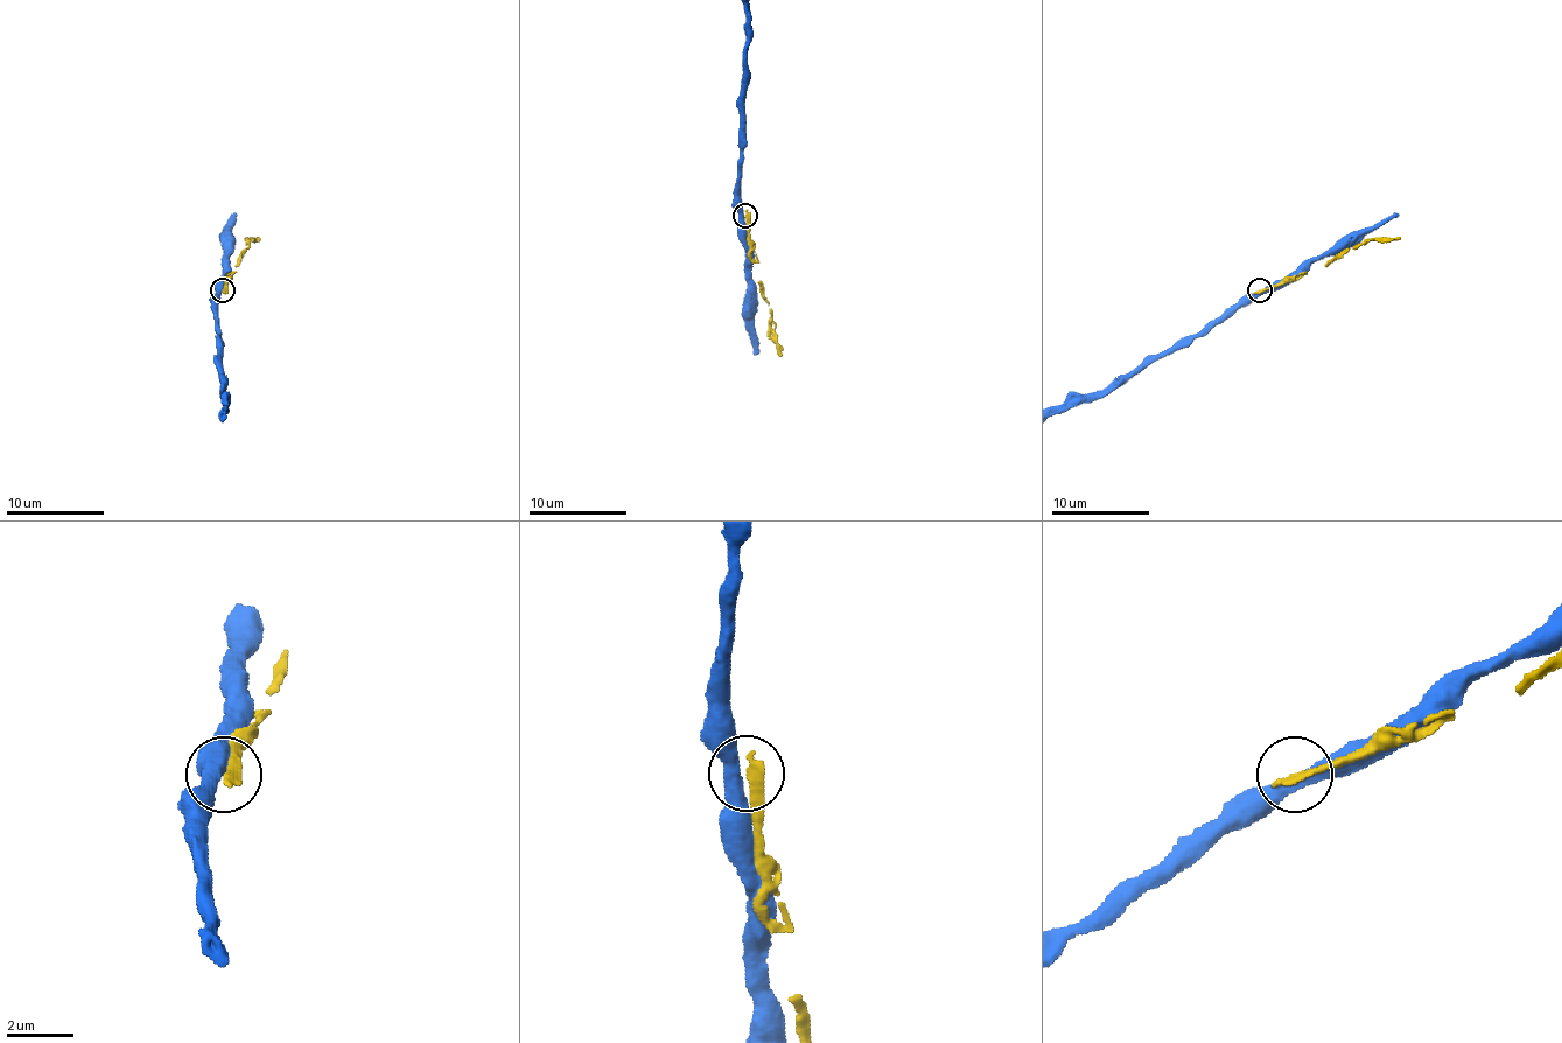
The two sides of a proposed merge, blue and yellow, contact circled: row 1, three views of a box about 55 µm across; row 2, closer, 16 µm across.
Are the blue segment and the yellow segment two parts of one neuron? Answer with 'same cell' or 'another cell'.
another cell

